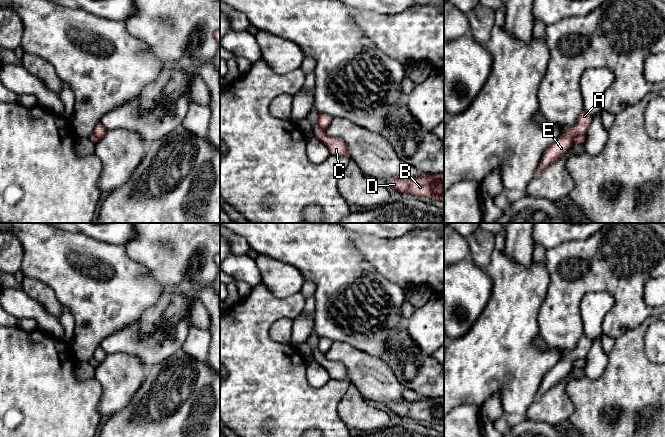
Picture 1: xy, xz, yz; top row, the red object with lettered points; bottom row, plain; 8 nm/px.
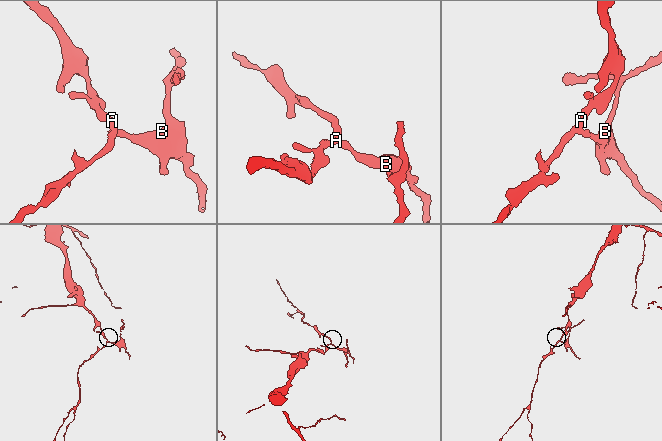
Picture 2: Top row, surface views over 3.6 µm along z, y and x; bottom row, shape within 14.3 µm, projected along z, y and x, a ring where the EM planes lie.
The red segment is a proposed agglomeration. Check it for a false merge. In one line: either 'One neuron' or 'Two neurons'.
Two neurons

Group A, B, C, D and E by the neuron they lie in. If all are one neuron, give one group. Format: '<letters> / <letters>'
A E / B C D

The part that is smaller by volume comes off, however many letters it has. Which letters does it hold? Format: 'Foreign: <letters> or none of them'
Foreign: B, C, D

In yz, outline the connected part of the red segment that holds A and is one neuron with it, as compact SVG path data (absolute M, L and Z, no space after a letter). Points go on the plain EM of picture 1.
M582 333L579 341L577 343L577 346L574 348L573 351L564 353L564 358L562 360L559 360L558 363L556 363L543 377L542 383L540 385L539 391L536 396L536 400L539 400L547 391L549 391L552 387L554 387L556 384L558 384L563 378L566 377L566 375L571 371L571 369L574 366L574 362L577 359L585 359L590 348L592 345L592 341L584 334Z

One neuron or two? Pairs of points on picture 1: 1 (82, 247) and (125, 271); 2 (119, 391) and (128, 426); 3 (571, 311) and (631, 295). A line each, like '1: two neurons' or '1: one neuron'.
1: one neuron
2: two neurons
3: one neuron

